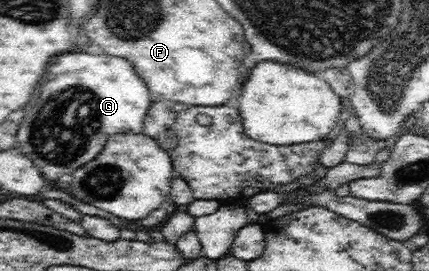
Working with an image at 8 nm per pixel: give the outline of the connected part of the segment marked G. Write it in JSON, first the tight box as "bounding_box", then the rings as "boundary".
{"bounding_box":[17,51,152,179],"boundary":[[[86,51],[65,52],[65,55],[49,61],[45,77],[39,103],[35,103],[23,117],[17,141],[21,151],[31,157],[37,167],[41,167],[39,171],[47,179],[71,173],[97,157],[109,135],[142,133],[143,121],[152,100],[147,85],[127,59],[99,51],[92,54]]]}

